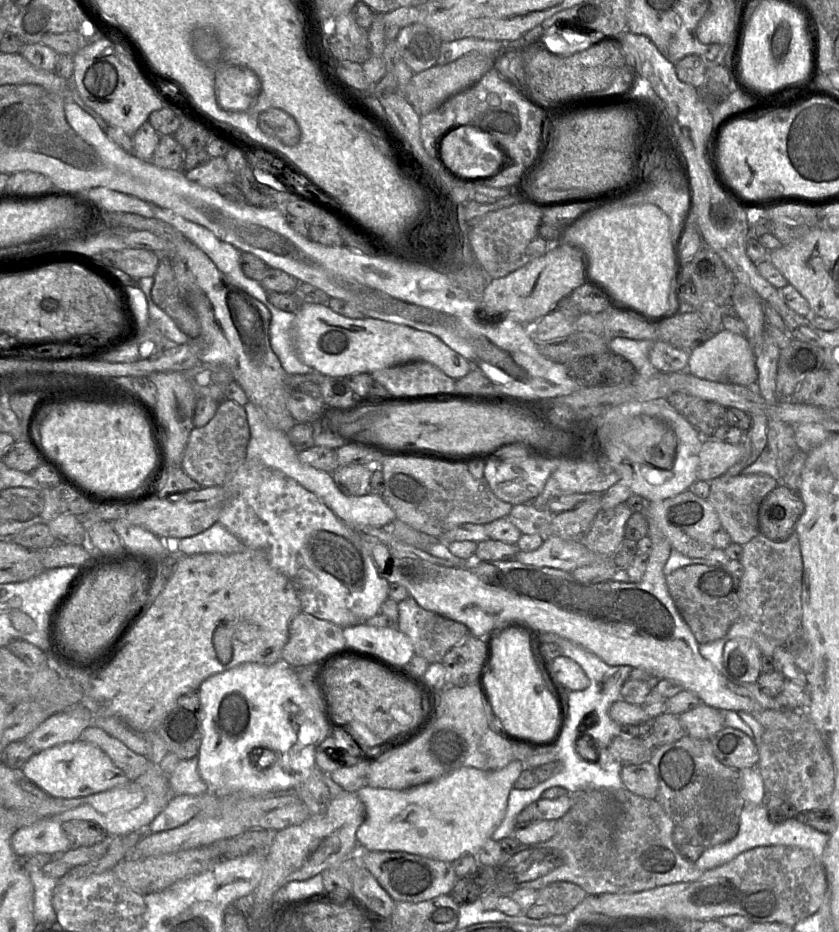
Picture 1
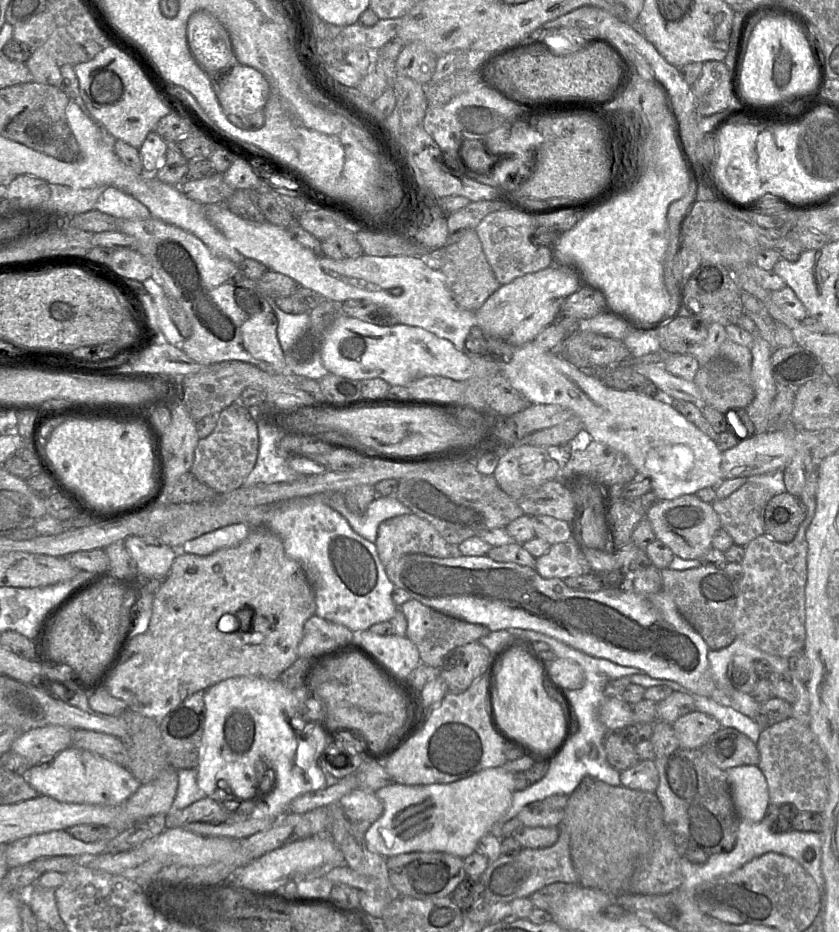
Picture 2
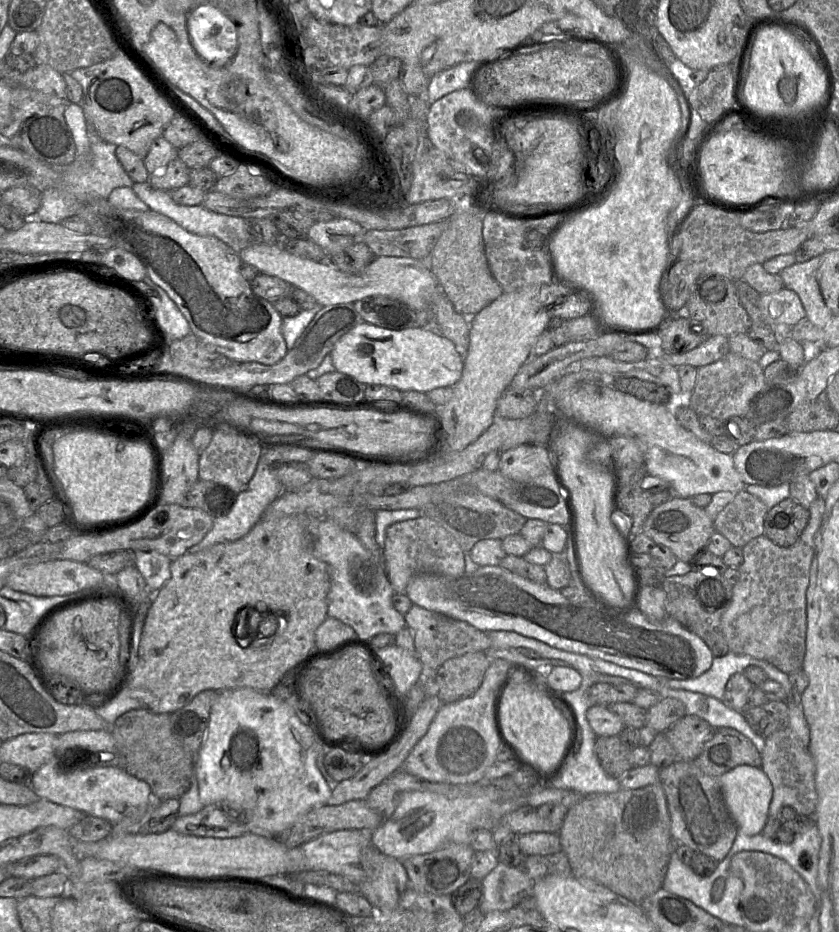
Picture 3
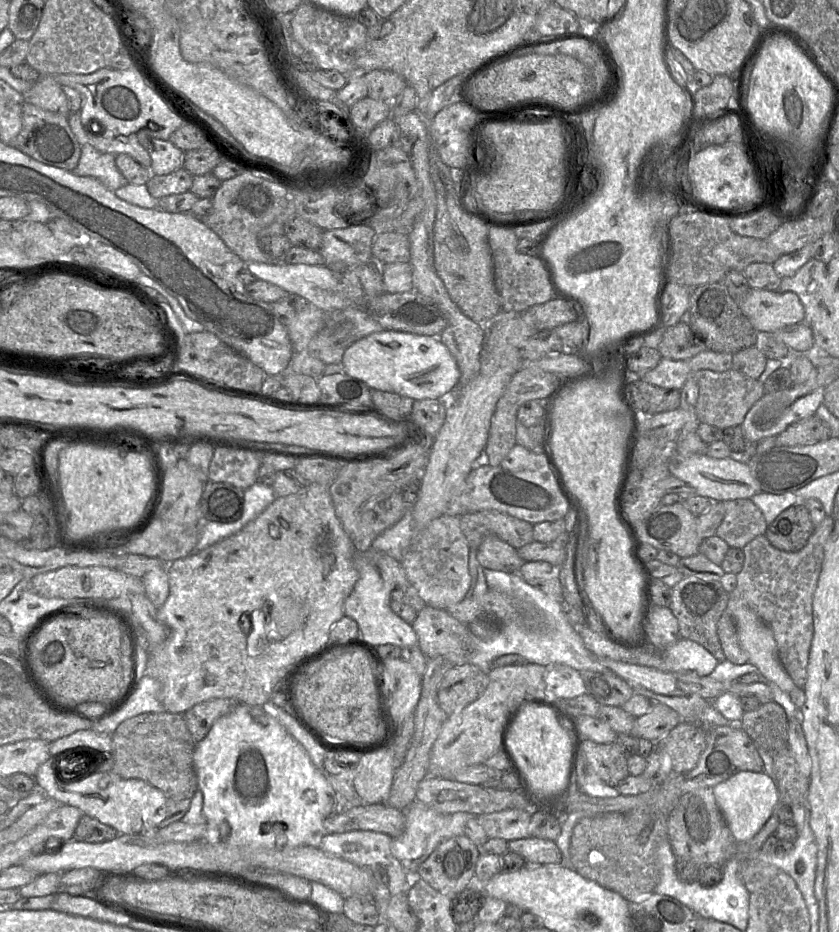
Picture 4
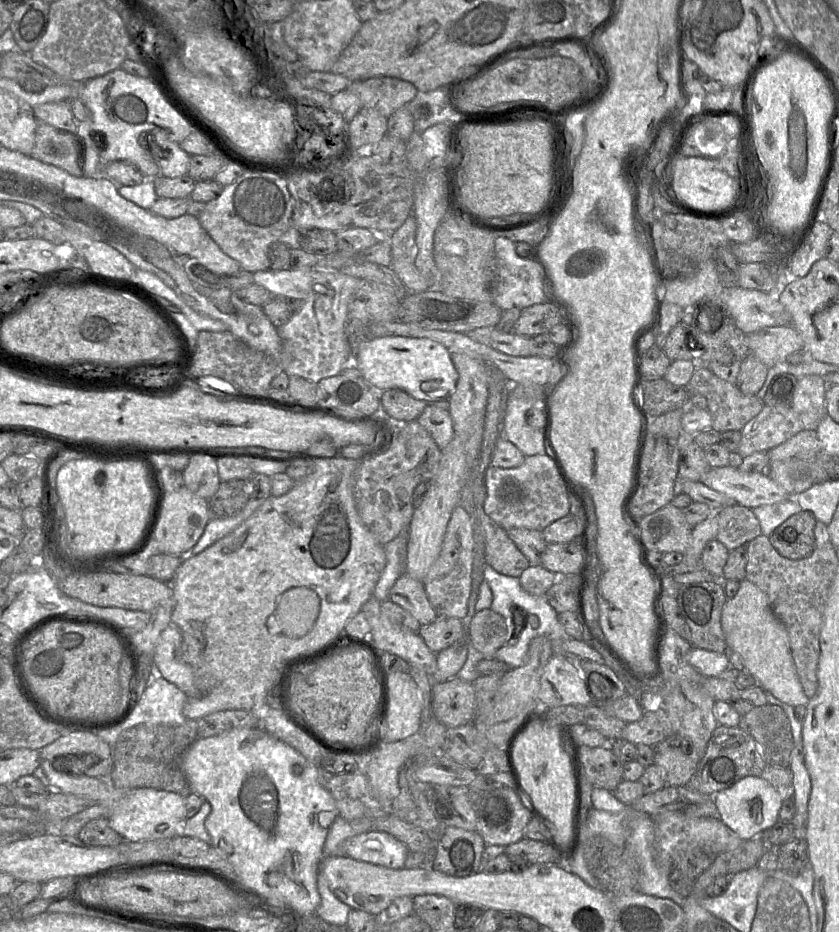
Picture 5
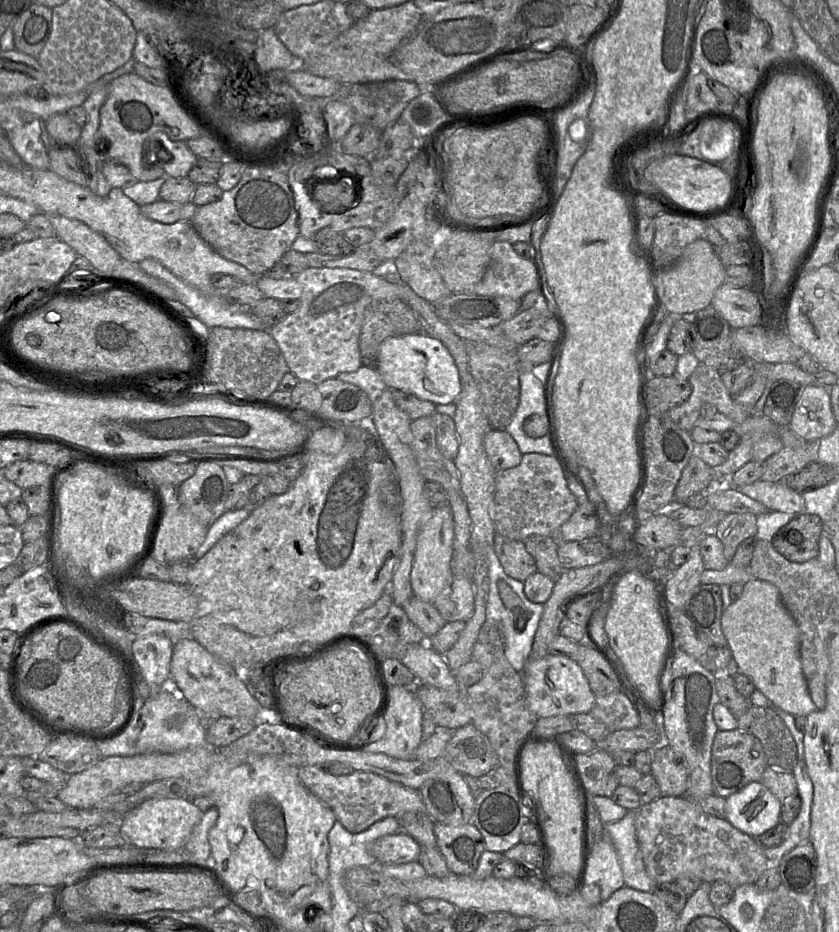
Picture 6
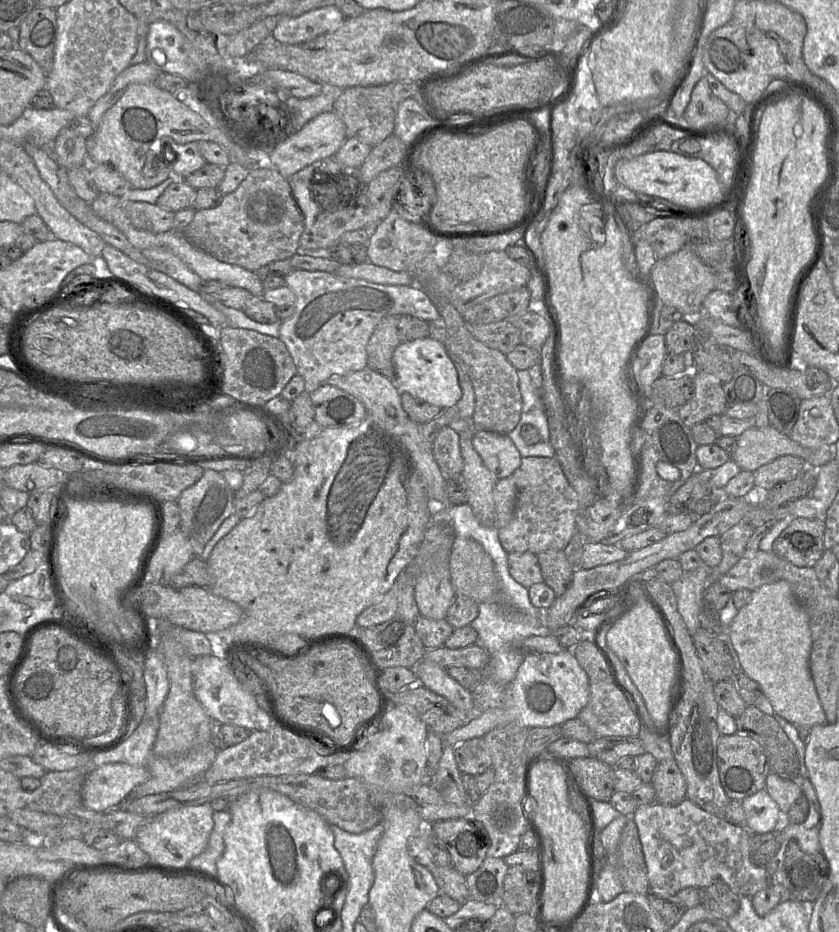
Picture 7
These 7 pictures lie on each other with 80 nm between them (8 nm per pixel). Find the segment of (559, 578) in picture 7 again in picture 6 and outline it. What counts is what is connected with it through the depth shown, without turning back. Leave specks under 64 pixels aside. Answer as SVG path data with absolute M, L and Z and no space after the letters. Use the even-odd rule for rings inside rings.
M533 535L523 541L526 550L536 562L537 570L555 582L565 571L558 558L558 545L561 542L565 541L541 535Z

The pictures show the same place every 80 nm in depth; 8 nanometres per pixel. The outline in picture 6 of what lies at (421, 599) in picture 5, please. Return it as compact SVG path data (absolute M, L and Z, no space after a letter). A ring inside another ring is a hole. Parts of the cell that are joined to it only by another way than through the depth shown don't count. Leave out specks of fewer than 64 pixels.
M413 596L403 607L409 619L427 638L434 636L446 624L446 620L430 602Z

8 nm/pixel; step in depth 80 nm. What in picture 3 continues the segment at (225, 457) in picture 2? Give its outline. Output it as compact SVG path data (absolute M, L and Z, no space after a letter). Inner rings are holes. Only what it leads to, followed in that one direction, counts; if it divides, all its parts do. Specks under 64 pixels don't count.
M223 429L214 430L210 444L202 453L199 454L199 479L213 481L238 493L245 488L252 479L261 452L262 446L258 441L251 437Z

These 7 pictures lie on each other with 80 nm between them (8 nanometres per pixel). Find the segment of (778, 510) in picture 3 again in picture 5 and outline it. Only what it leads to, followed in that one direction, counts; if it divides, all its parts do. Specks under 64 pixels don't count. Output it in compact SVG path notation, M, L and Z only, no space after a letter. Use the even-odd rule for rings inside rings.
M800 509L779 525L768 539L774 549L788 559L807 558L816 548L814 535L816 522L813 513Z

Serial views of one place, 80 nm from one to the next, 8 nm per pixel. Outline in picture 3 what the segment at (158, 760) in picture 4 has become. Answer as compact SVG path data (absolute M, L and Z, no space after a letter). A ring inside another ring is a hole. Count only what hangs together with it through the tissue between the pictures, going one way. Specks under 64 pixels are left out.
M147 708L130 710L121 715L113 726L113 736L126 772L149 784L153 794L162 799L179 799L195 777L190 752L176 740L171 729L172 713L154 713Z

